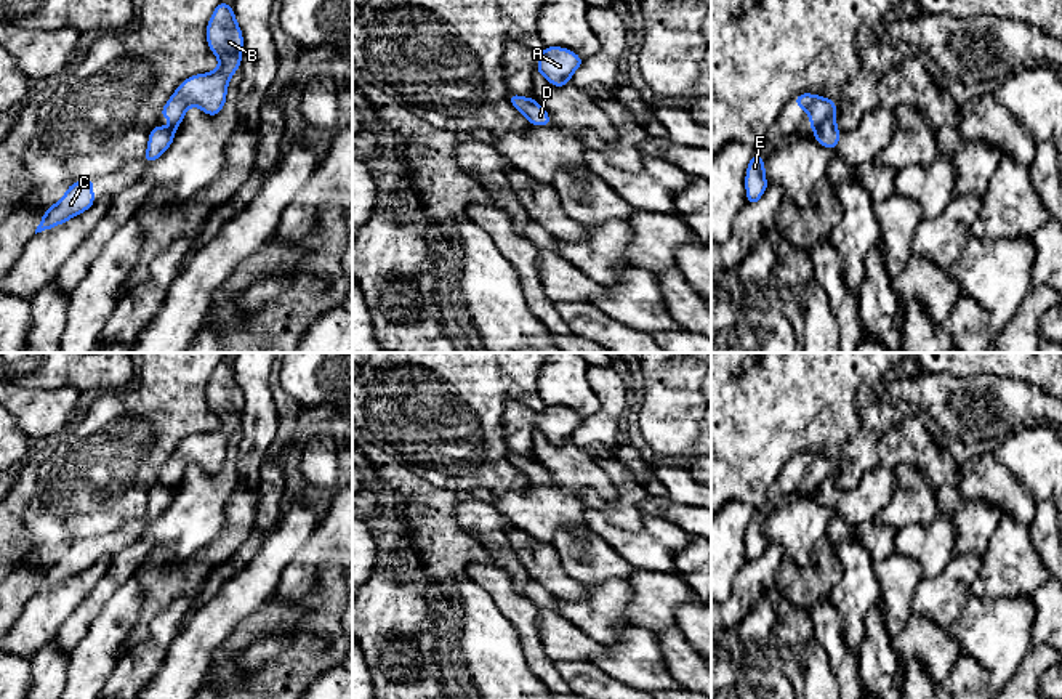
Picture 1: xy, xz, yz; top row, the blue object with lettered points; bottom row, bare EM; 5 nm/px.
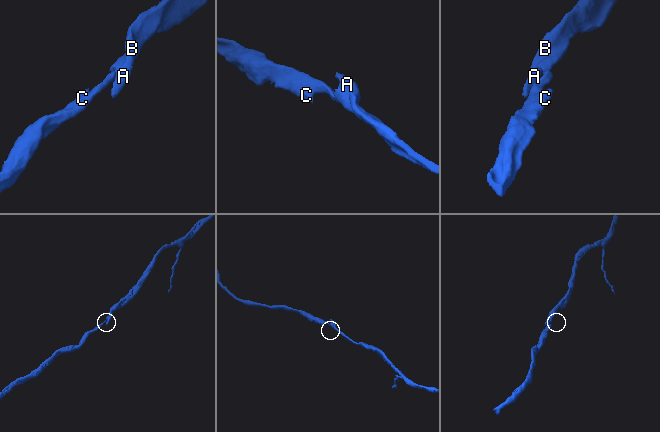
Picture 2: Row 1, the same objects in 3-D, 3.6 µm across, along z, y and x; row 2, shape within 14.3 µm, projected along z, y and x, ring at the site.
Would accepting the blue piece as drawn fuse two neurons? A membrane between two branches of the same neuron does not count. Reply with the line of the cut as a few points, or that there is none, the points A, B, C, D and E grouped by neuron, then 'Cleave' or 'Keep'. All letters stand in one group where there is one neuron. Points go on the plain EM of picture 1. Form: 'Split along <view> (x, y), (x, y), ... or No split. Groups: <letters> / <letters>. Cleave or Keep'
Split along yz (833, 473), (814, 491). Groups: A B E / C D. Cleave

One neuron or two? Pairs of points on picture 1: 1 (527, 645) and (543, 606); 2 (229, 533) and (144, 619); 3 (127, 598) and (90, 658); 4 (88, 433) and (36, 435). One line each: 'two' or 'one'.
1: two
2: one
3: one
4: two

